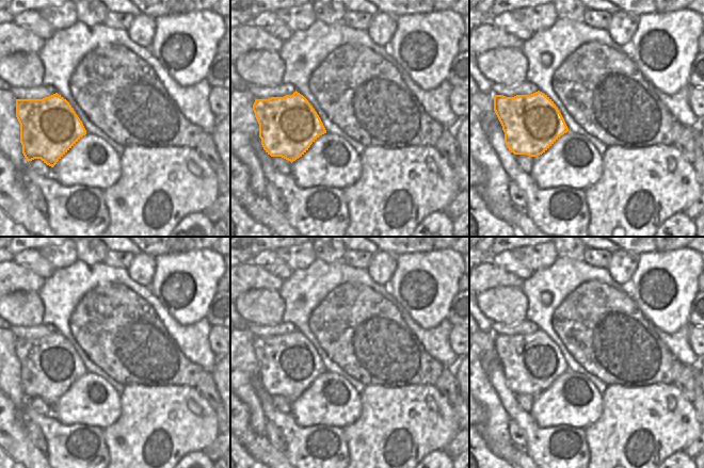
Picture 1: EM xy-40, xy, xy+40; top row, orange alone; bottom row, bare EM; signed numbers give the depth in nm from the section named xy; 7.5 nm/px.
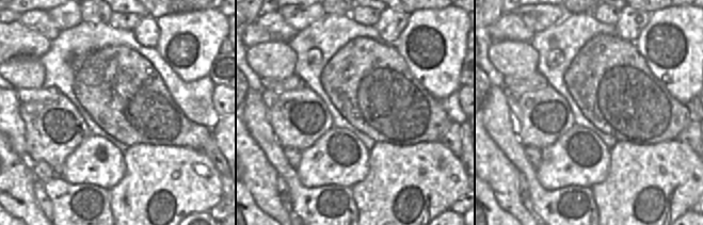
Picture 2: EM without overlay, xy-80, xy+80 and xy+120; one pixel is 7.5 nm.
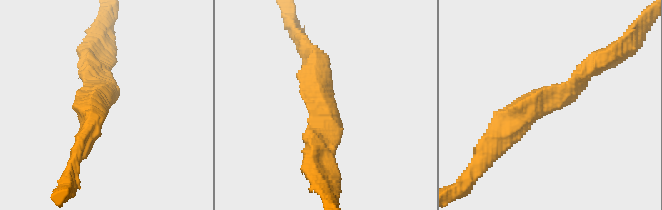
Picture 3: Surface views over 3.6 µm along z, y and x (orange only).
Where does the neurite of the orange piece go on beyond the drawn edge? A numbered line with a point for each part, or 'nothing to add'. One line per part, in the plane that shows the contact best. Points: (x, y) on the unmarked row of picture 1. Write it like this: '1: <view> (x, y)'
nothing to add

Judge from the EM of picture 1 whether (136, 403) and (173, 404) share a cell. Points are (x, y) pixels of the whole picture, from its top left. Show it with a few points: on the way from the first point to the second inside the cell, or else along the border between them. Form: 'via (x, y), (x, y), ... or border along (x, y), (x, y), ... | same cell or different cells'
via (145, 404), (163, 404) | same cell

